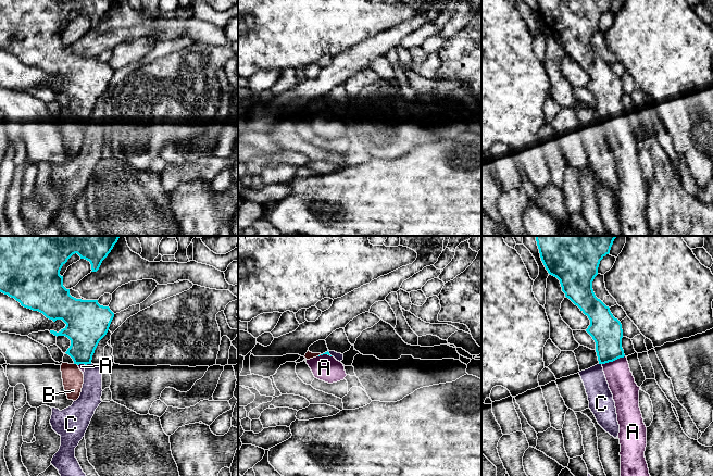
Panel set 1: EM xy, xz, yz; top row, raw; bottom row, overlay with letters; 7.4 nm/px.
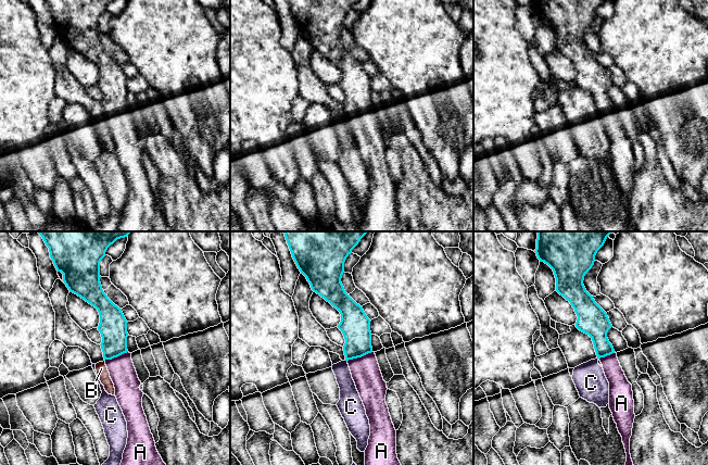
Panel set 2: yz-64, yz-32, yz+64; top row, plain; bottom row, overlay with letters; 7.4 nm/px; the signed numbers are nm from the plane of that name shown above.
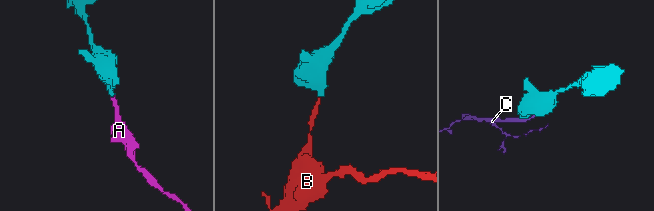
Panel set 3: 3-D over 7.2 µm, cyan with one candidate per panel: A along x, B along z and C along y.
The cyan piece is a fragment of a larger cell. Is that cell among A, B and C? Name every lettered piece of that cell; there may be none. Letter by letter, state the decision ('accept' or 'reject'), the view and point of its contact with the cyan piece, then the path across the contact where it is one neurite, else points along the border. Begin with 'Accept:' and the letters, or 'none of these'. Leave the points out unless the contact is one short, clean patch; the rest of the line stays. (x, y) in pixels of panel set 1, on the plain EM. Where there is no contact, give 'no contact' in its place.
Accept: A
A: accept; contact yz (613, 116); way yz (607, 88), (608, 103), (613, 116), (625, 148)
B: reject; contact xy (76, 120); border xy (74, 120), (77, 122)
C: reject; contact xy (88, 120); border xy (91, 120), (86, 122)

